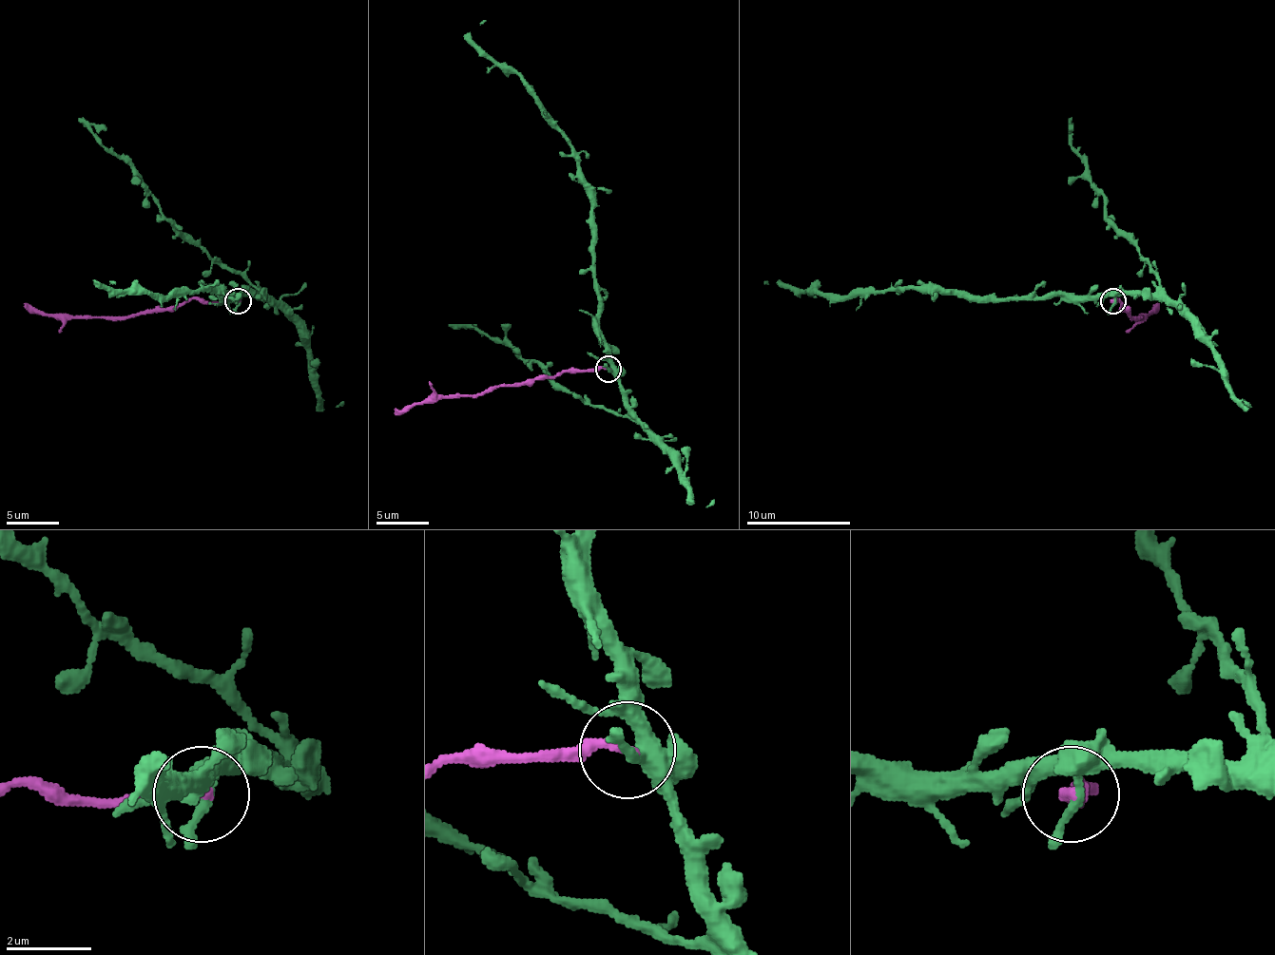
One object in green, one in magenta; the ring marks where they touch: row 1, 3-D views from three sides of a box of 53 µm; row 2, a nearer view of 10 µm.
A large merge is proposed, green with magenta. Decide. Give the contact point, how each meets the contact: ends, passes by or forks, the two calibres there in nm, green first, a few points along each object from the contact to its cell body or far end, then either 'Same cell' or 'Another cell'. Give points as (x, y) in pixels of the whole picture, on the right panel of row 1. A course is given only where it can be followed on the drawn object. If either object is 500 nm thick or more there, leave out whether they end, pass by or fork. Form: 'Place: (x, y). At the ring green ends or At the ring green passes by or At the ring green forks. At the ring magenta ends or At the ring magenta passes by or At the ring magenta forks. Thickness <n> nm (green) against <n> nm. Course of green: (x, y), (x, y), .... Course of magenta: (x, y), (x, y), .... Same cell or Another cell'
Place: (1112, 301). At the ring green forks. At the ring magenta ends. Thickness 220 nm (green) against 280 nm. Course of green: (1113, 301), (1110, 296), (996, 299), (920, 289), (834, 296), (795, 294), (782, 283), (763, 280). Course of magenta: (1113, 301), (1116, 299), (1131, 317), (1140, 317), (1155, 307), (1152, 304). Another cell

